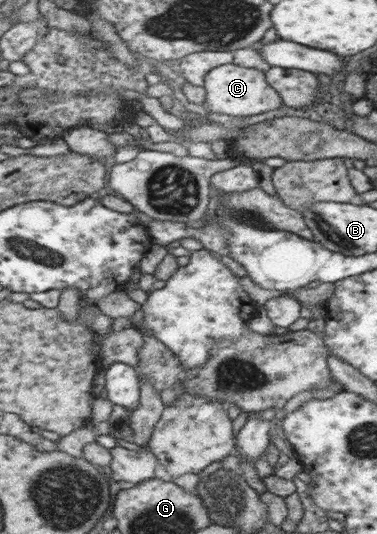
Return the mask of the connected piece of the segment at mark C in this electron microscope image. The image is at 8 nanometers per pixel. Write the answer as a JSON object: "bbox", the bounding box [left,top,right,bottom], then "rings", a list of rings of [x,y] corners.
{"bbox":[203,63,281,117],"rings":[[[233,63],[223,64],[213,68],[204,77],[205,97],[203,109],[212,112],[245,117],[265,113],[277,109],[281,105],[280,95],[265,81],[264,73],[255,68],[245,68]]]}

